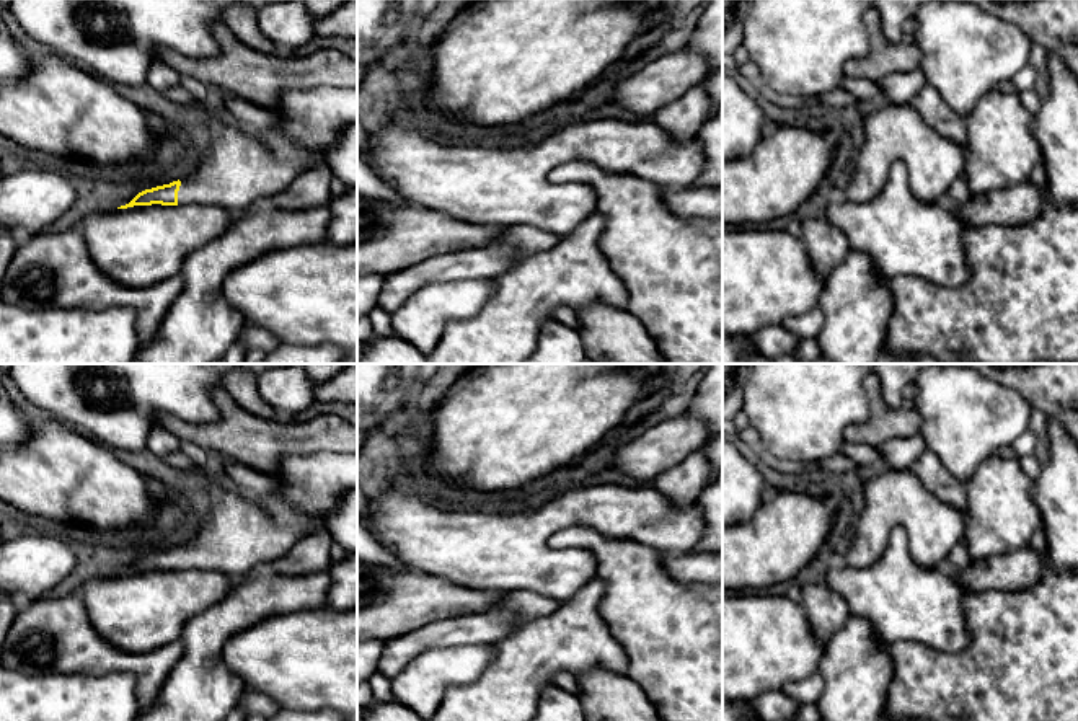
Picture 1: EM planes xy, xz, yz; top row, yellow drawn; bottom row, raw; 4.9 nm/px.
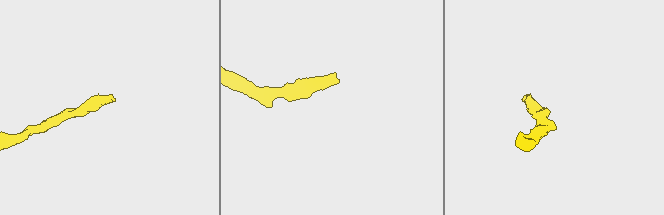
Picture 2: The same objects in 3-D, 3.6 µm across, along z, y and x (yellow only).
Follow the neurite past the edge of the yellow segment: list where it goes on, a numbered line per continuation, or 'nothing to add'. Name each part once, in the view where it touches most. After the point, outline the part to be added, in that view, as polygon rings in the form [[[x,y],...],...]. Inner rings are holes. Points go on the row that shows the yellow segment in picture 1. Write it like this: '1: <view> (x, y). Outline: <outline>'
1: xy (240, 168). Outline: [[[357,86],[290,90],[282,95],[276,111],[285,121],[285,130],[281,135],[308,152],[311,157],[307,161],[279,160],[272,152],[269,137],[230,127],[220,113],[202,116],[199,121],[210,132],[210,150],[204,155],[197,153],[191,160],[189,173],[179,179],[178,206],[214,204],[230,212],[243,214],[256,202],[271,201],[305,168],[325,161],[325,153],[336,147],[342,130],[357,124]]]

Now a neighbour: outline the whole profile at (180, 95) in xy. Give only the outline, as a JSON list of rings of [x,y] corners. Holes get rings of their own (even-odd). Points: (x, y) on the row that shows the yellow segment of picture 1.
[[[181,85],[166,90],[163,96],[173,103],[186,106],[188,109],[192,109],[197,104],[197,101],[191,96],[191,93]]]

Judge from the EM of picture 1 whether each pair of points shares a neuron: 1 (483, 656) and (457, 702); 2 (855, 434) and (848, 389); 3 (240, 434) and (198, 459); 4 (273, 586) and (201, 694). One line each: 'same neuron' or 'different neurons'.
1: different neurons
2: different neurons
3: different neurons
4: same neuron

